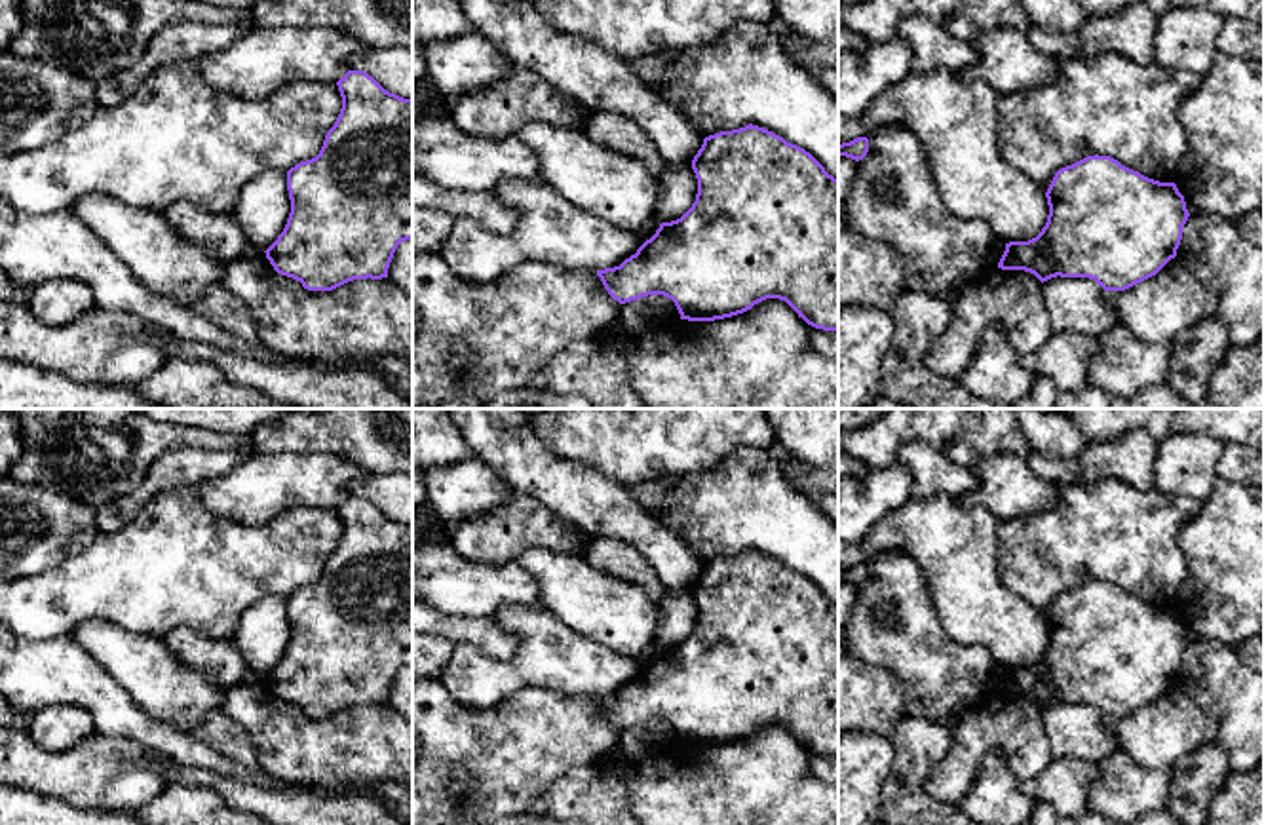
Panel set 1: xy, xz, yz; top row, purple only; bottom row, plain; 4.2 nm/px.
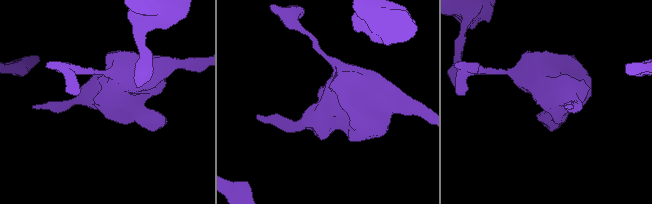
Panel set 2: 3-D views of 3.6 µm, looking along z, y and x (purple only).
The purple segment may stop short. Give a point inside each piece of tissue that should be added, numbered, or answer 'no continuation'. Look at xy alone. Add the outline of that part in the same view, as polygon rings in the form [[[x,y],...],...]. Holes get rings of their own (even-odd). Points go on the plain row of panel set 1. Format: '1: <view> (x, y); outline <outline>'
no continuation

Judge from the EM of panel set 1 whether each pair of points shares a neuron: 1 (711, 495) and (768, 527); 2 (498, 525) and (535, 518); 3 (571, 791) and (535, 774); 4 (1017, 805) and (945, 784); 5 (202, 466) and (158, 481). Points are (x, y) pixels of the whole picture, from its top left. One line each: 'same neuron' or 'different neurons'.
1: same neuron
2: same neuron
3: different neurons
4: different neurons
5: same neuron

